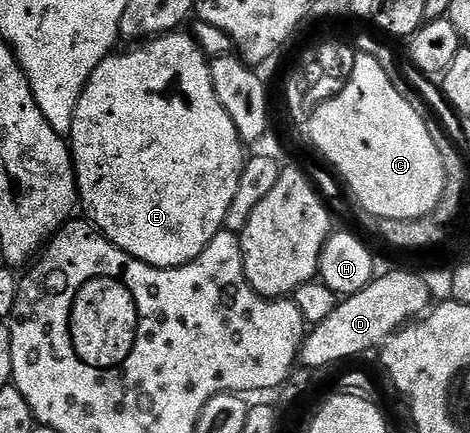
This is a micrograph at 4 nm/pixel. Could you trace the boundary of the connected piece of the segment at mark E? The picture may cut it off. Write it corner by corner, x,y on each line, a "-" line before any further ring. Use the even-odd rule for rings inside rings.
192,33
162,34
159,38
150,38
134,45
126,54
117,53
110,53
95,68
95,72
91,72
83,88
83,96
79,96
79,104
73,113
73,127
67,135
73,156
73,172
77,175
79,206
80,209
85,209
84,217
101,231
108,242
115,244
135,260
160,270
179,268
183,264
191,264
191,260
200,256
203,248
207,248
207,244
211,244
211,240
215,240
215,236
225,229
227,208
231,208
231,200
235,200
235,192
239,192
239,176
247,161
246,147
231,116
227,116
223,104
219,104
219,96
215,96
209,71
210,59
197,47

